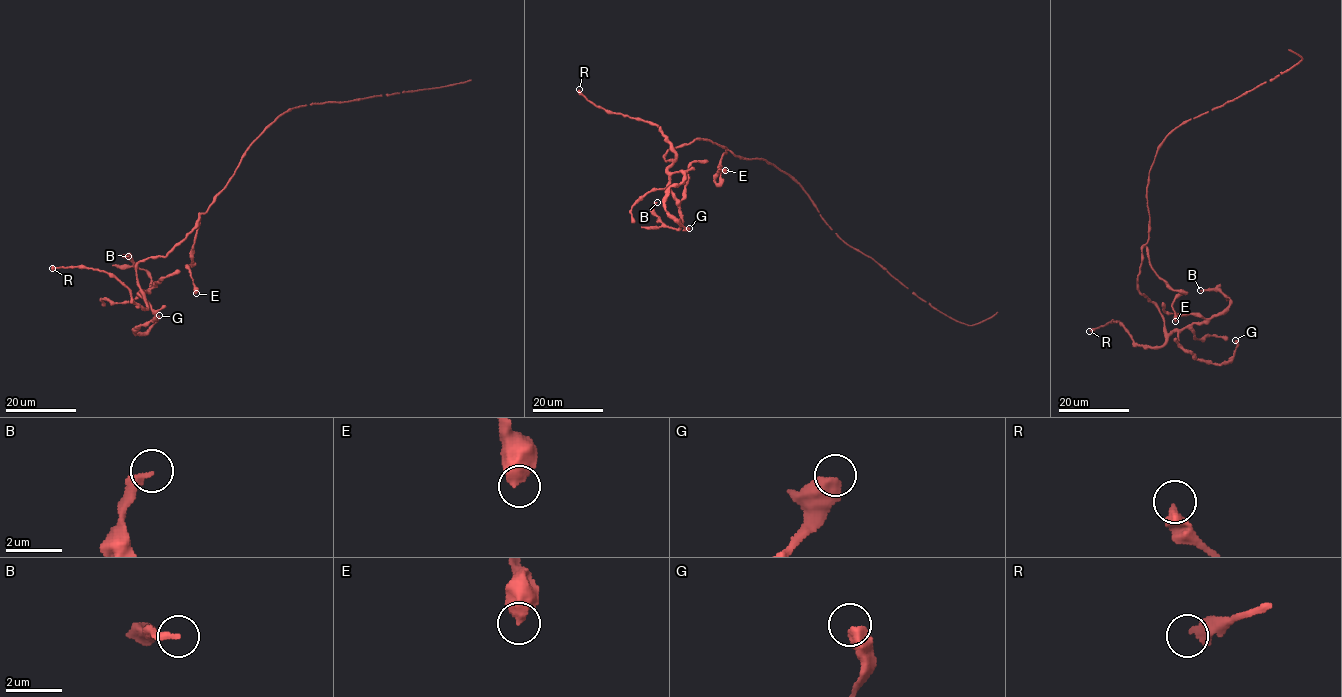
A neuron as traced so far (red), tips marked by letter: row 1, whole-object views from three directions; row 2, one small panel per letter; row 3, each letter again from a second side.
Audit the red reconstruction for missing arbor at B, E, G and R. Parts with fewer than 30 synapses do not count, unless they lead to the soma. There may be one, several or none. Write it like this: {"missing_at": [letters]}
{"missing_at": []}

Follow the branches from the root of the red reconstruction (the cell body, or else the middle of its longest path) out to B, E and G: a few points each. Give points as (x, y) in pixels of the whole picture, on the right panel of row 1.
B: (1147, 197), (1149, 238), (1138, 290), (1158, 309), (1167, 334), (1209, 321), (1229, 305), (1218, 290), (1200, 290)
E: (1147, 197), (1149, 238), (1143, 245), (1150, 265), (1173, 290), (1184, 292), (1172, 305), (1175, 321)
G: (1147, 197), (1138, 290), (1197, 359), (1227, 362), (1235, 340)

